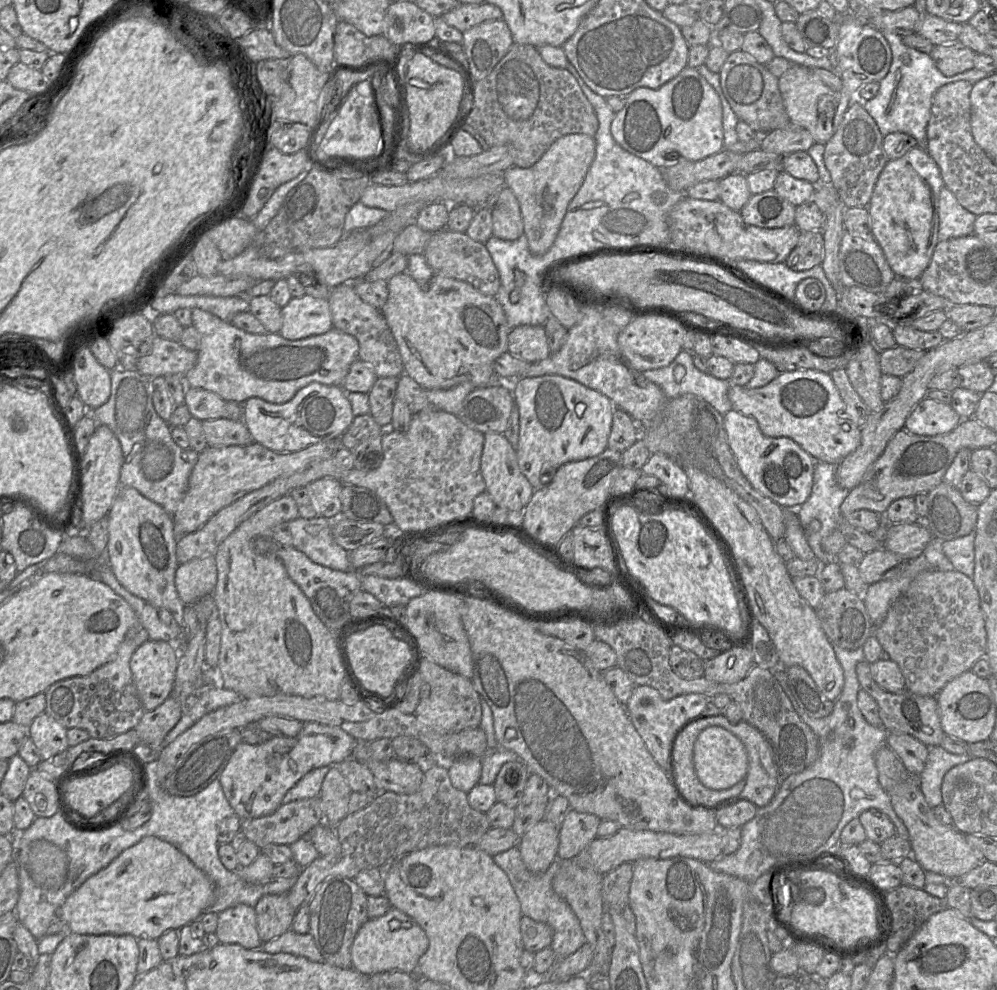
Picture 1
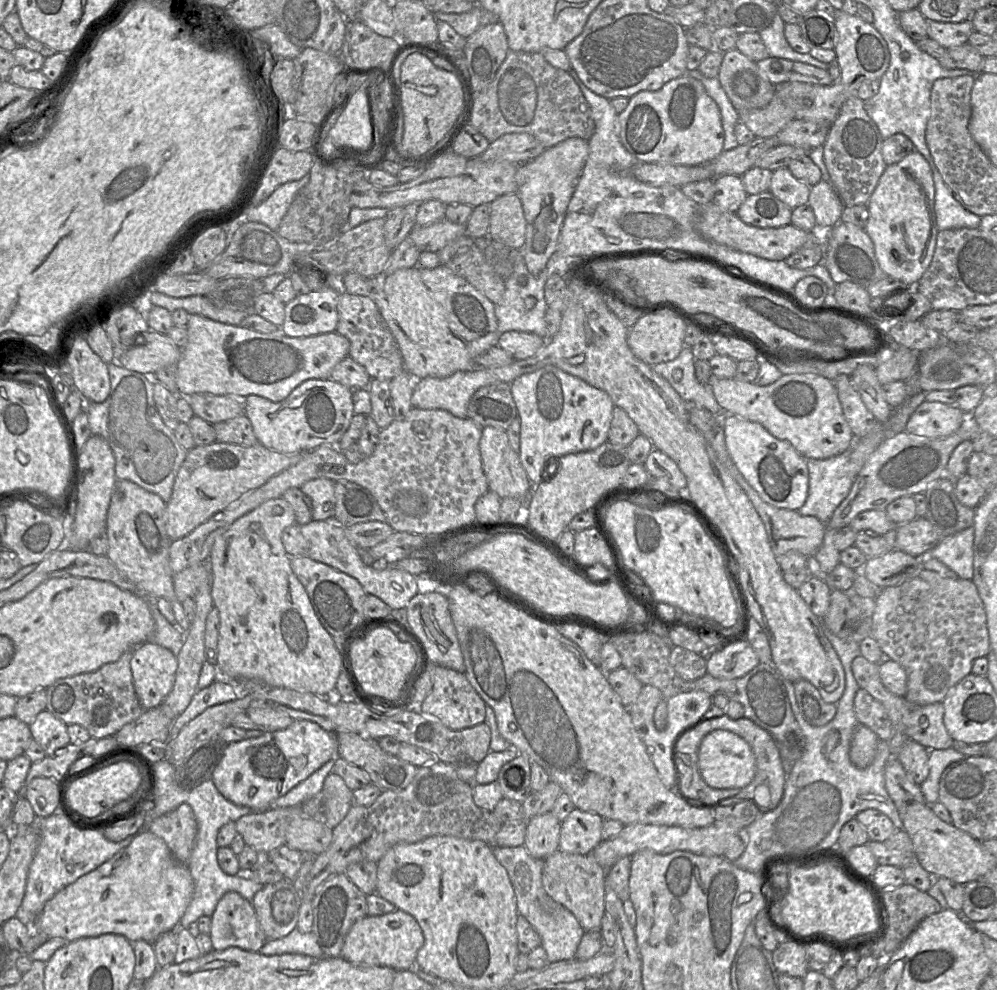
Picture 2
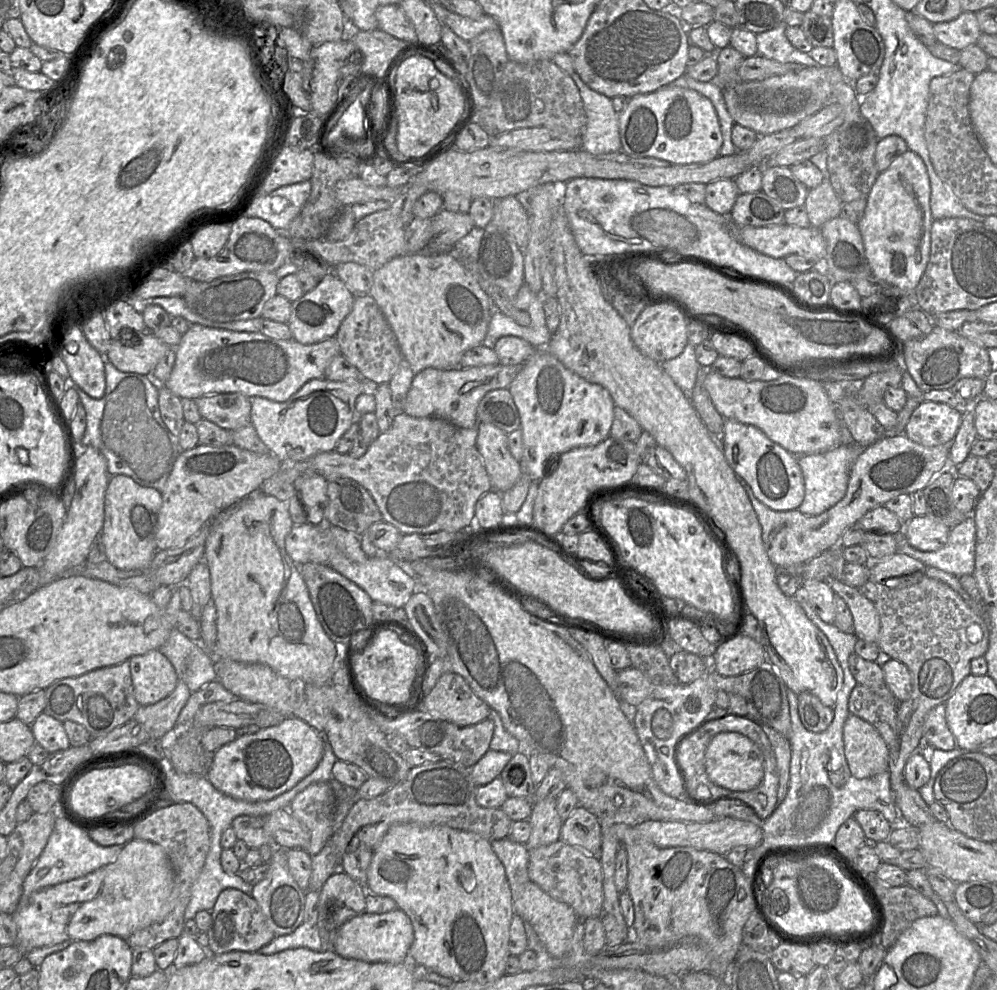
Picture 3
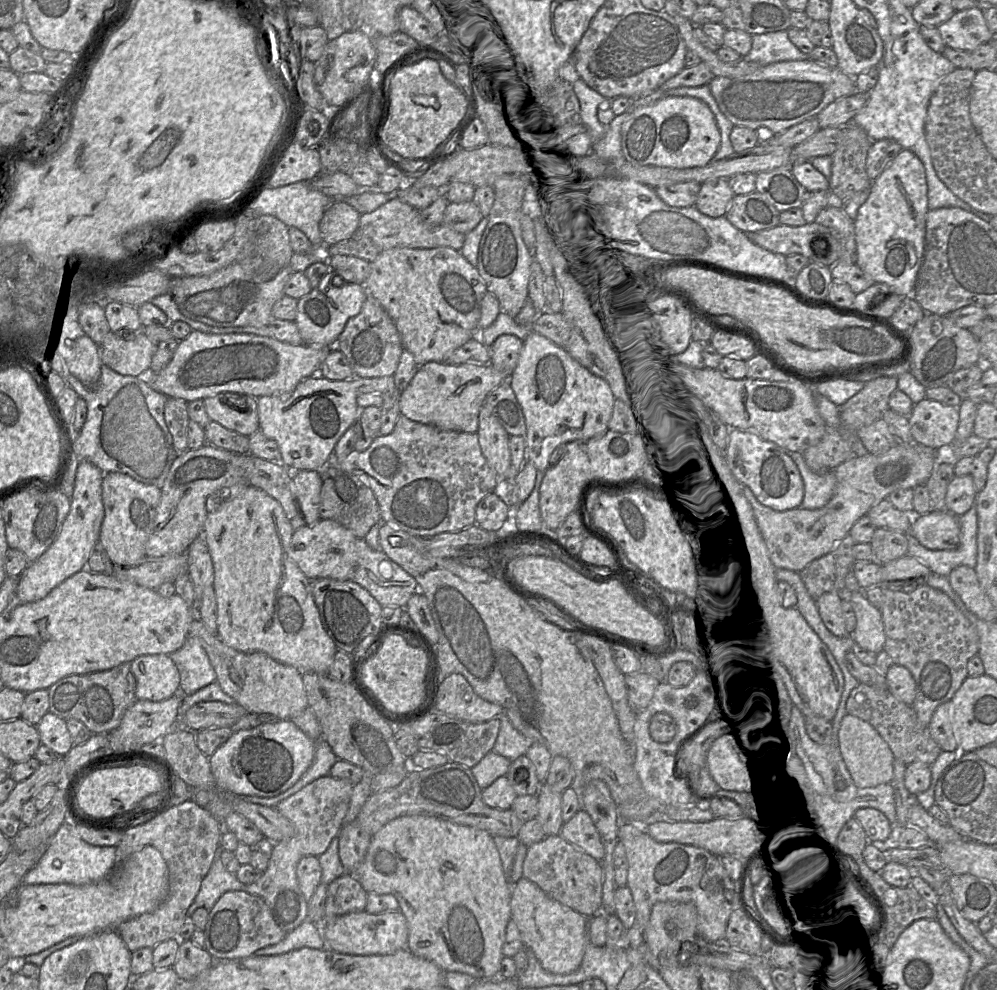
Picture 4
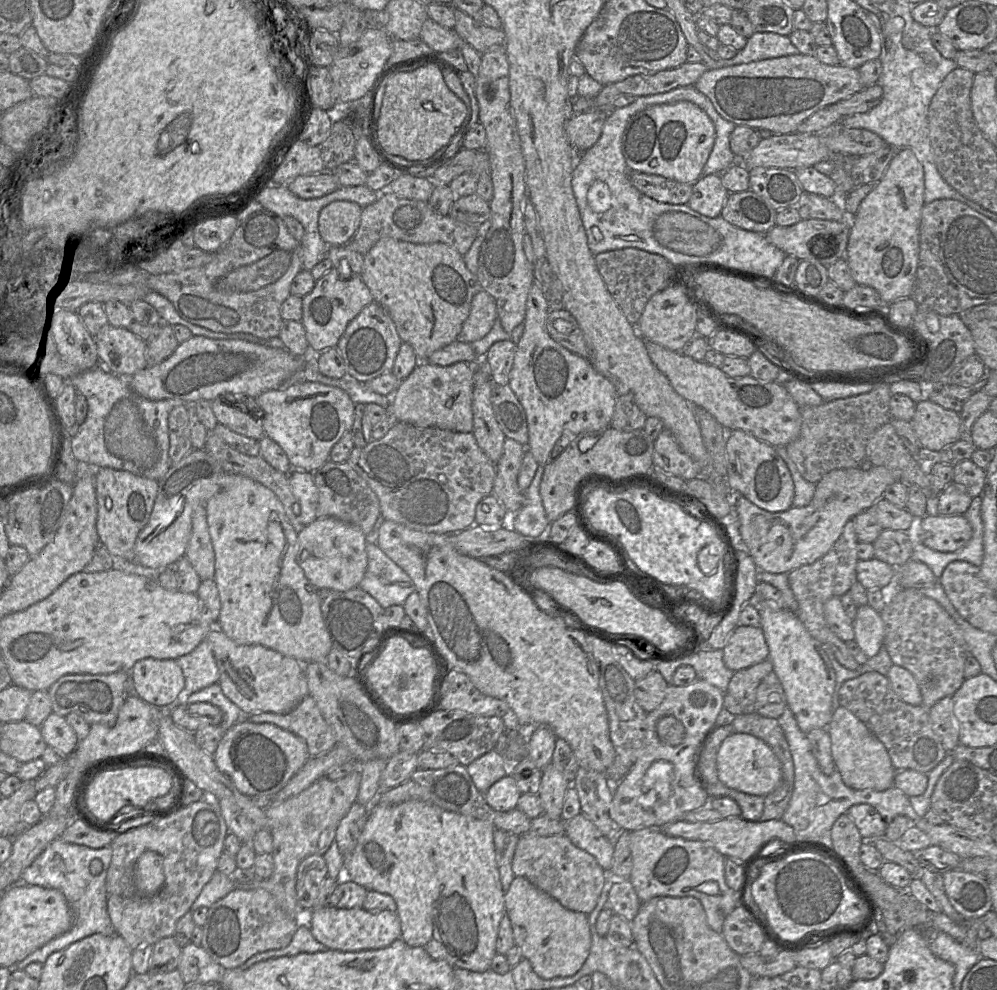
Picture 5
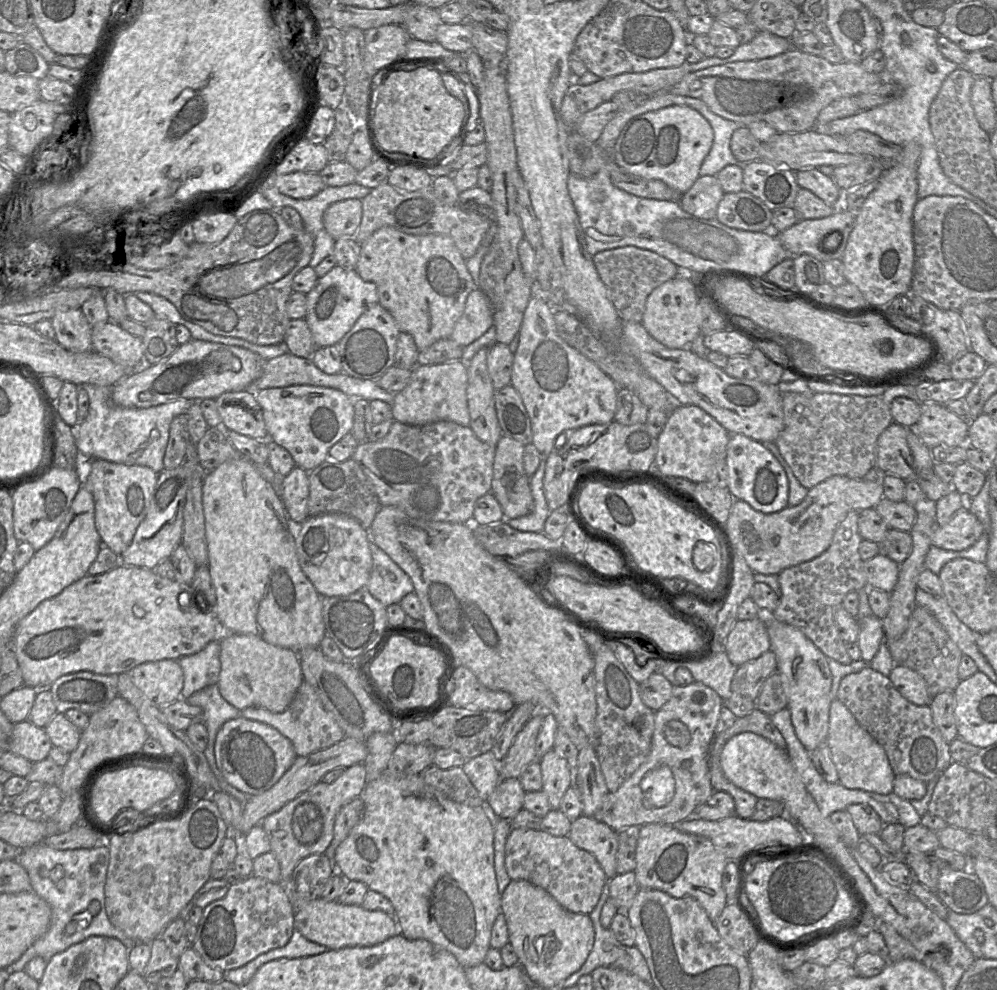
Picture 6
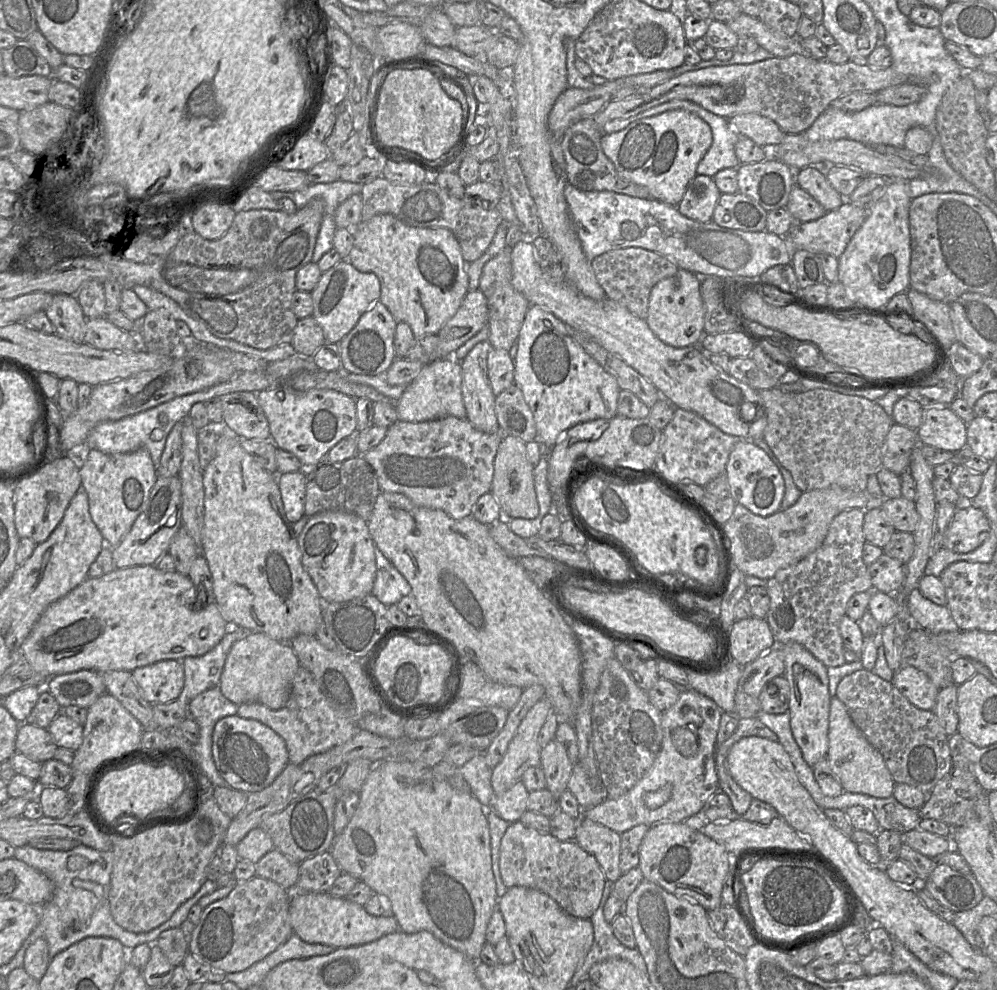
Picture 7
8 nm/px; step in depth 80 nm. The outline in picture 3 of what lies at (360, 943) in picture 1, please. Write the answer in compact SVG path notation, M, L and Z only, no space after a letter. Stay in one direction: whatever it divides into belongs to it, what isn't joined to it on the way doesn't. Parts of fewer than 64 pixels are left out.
M396 907L386 913L364 912L349 919L335 934L332 948L335 953L344 958L400 964L409 961L409 949L413 940L414 931L410 918L404 911Z

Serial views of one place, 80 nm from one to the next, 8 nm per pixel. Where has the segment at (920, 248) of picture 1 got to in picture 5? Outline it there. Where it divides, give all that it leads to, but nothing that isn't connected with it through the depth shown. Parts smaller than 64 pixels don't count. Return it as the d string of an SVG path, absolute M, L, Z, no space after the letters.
M896 148L896 154L882 178L860 203L855 215L849 219L850 233L845 259L850 273L858 285L875 289L886 304L912 297L919 259L919 228L924 206L924 171L910 148Z

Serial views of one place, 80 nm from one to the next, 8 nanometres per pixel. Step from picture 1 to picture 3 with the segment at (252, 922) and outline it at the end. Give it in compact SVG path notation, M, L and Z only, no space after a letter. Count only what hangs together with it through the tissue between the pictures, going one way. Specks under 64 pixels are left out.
M234 888L223 890L210 913L211 925L206 933L211 954L223 954L230 951L257 952L276 937L268 926L257 901L240 890Z

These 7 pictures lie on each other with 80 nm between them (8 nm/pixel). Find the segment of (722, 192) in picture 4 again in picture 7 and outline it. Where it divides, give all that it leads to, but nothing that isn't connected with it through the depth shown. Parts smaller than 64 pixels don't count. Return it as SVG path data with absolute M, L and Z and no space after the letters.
M696 174L687 186L677 209L683 216L692 220L711 221L721 194L713 177Z

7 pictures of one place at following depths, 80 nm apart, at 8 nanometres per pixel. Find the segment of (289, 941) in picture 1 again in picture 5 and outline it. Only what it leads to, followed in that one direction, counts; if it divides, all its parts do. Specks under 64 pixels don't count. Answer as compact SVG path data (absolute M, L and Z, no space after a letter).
M304 919L298 925L296 932L286 947L257 953L247 959L242 965L240 965L239 969L248 969L257 962L271 958L294 956L299 953L316 953L325 950L328 950L327 947L314 938L309 926L306 923L306 919Z

